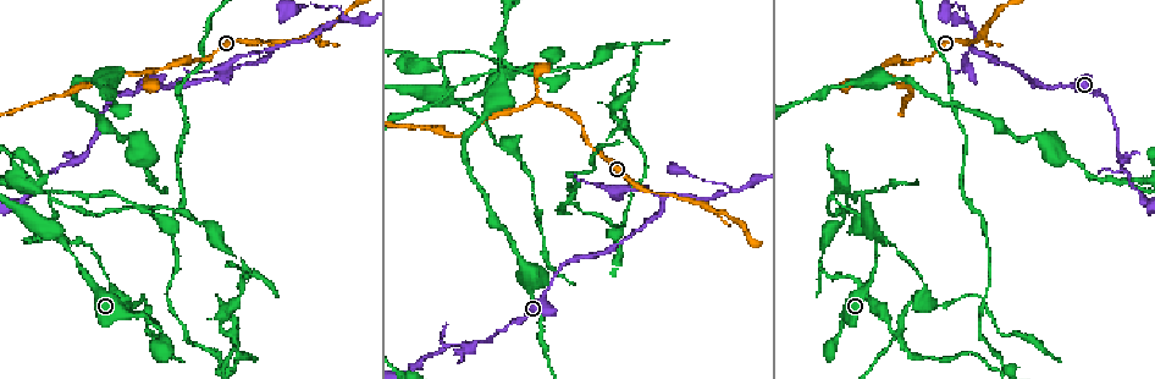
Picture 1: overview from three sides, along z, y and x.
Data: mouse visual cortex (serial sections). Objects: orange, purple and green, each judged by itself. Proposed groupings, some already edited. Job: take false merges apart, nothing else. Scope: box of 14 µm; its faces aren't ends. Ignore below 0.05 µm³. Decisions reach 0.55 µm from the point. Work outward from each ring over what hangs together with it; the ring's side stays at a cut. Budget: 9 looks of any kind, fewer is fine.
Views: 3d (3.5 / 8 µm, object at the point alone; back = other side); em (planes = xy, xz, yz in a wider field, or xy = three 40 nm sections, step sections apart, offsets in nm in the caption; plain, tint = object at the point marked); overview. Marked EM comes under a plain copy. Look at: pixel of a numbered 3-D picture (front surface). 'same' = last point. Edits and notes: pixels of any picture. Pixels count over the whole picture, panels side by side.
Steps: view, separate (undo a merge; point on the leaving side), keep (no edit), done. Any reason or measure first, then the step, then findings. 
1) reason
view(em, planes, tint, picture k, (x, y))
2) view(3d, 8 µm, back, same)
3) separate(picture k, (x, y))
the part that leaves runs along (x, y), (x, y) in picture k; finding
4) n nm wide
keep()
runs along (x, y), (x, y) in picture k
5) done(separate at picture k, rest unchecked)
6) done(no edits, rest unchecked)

three-way junction
view(3d, 3.5 µm, picture 1, (149, 69))

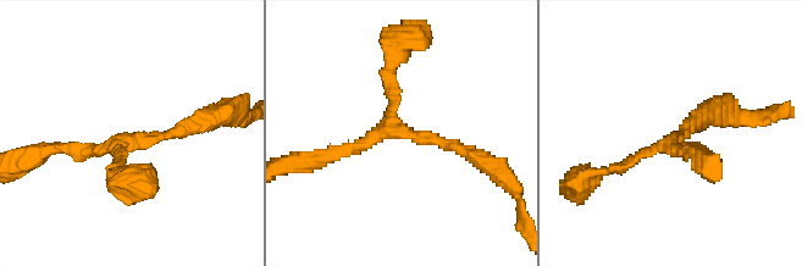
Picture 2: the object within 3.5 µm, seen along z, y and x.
3 arms; arms of 150, 200, 200 nm; need the tissue
view(em, xy, step 2, tint, picture 2, (401, 131))

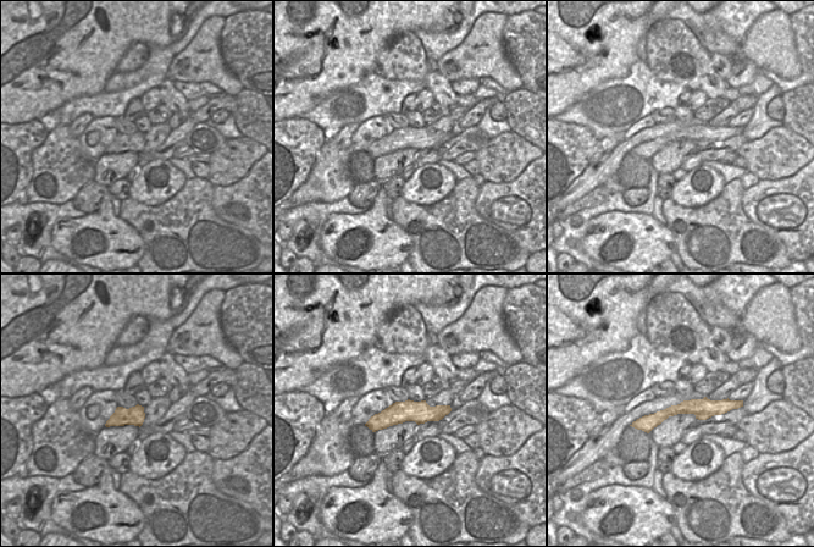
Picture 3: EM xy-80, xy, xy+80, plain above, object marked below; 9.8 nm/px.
keep()
runs along (735, 403), (684, 407), (636, 424) in picture 3; continuous, no second cell

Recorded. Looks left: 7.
abrupt turn
view(3d, 8 µm, picture 1, (446, 99))

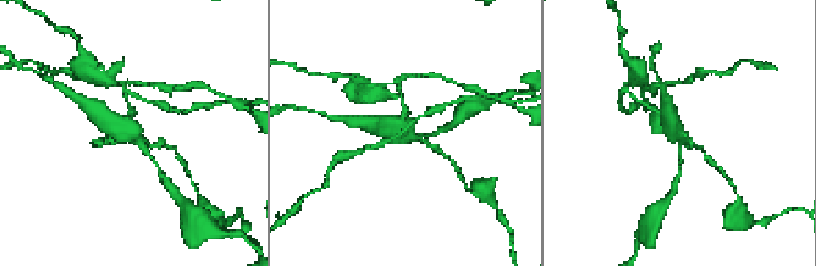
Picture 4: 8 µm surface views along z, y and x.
closer look
view(3d, 3.5 µm, picture 4, (680, 136))

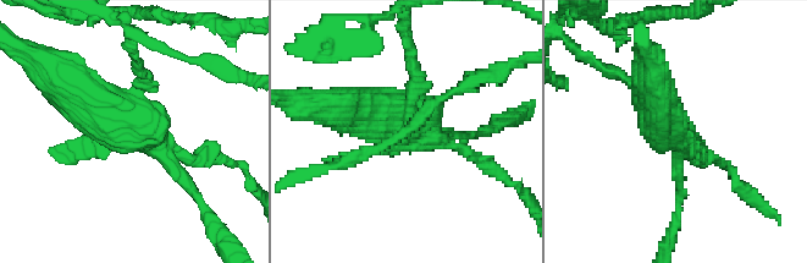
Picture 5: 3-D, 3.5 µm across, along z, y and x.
separate(picture 5, (68, 144))
a second cell is stuck on

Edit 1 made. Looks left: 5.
view(overview)

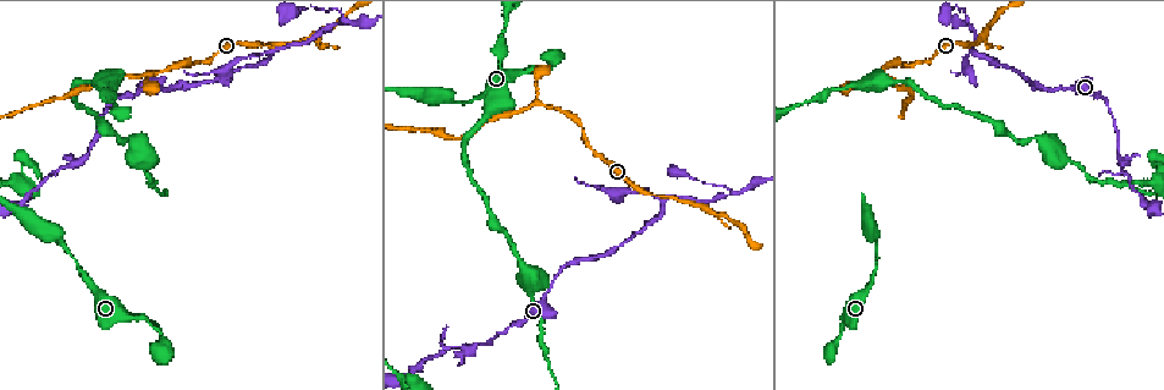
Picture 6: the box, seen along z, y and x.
three-way junction
view(3d, 3.5 µm, picture 6, (976, 51))

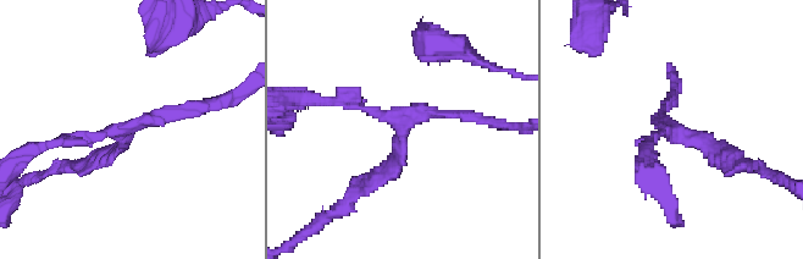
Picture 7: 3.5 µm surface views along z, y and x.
3 arms; arms of 150, 150, 150 nm; shape alone is not enough
view(em, xy, step 2, tint, picture 7, (400, 128))

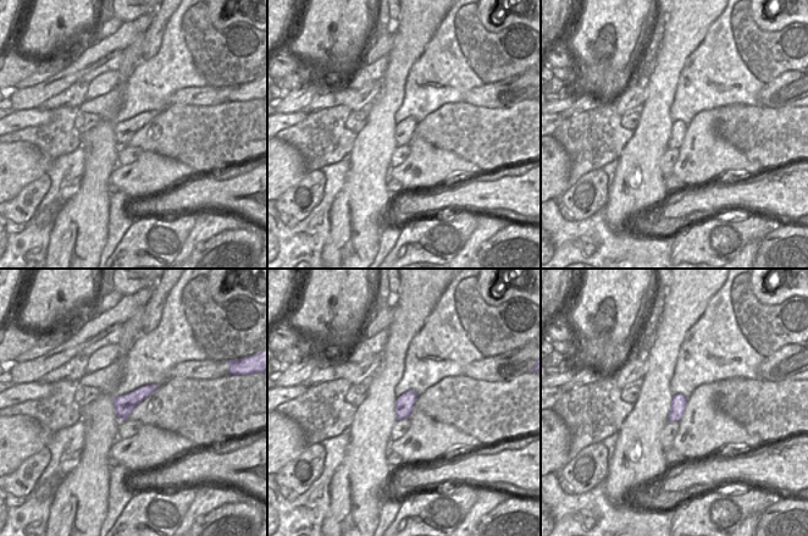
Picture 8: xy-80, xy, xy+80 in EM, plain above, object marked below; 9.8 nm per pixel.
keep()
runs along (363, 186), (397, 158), (411, 114), (471, 117) in picture 7; one cell here

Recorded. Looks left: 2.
arms part here
view(3d, 3.5 µm, picture 6, (341, 21))

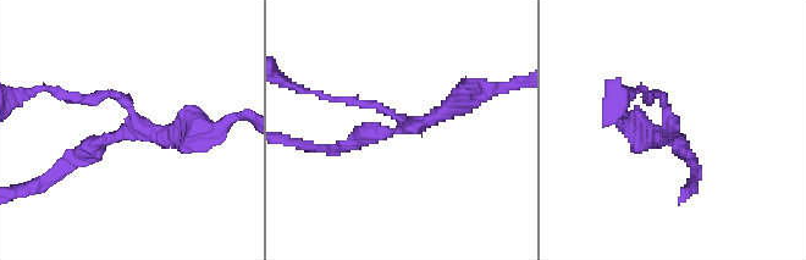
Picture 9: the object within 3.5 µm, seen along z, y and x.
view(em, xy, step 1, tint, picture 9, (675, 130))

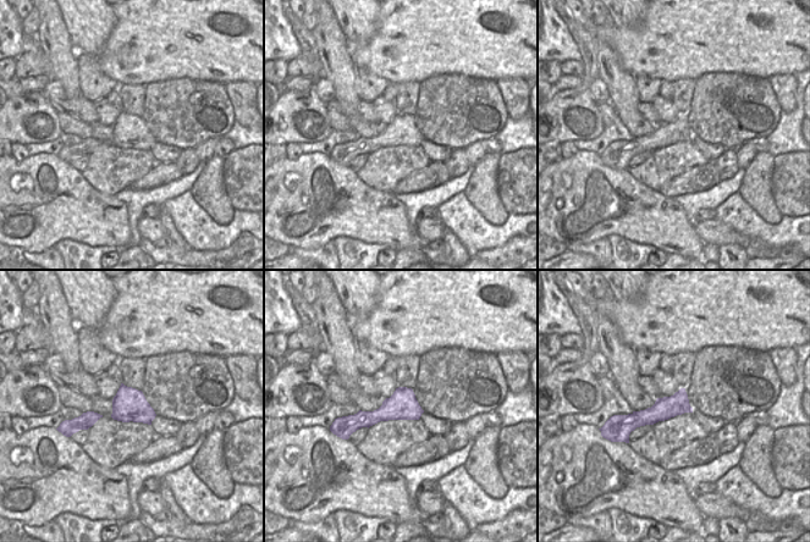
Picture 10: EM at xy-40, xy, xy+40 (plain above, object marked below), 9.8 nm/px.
3 arms; arms of 150, 150, 250 nm
keep()
runs along (694, 172), (666, 105), (651, 98) in picture 9; all the same cell

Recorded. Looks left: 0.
done(separate at picture 5, rest unchecked)

